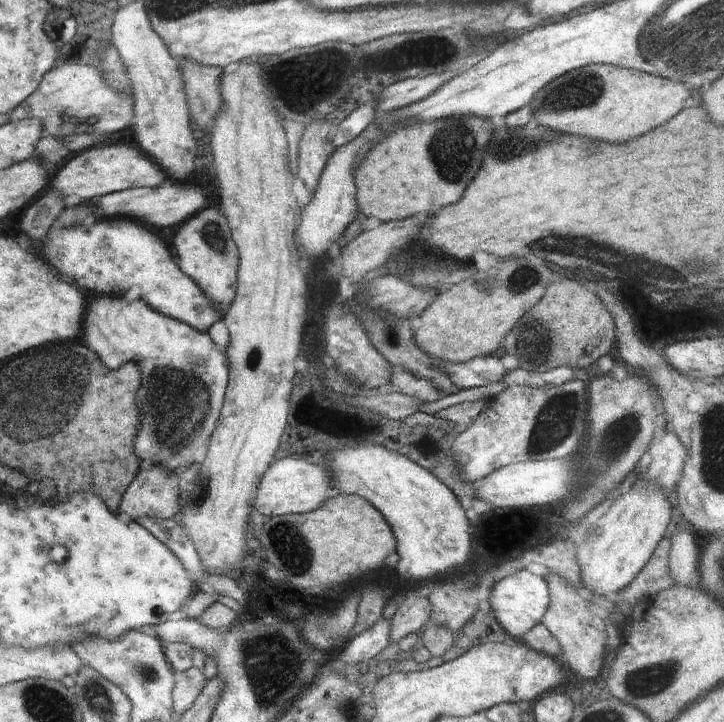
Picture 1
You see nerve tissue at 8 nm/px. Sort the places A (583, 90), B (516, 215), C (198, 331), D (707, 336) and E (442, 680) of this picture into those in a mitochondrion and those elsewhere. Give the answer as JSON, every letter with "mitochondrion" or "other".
{"A":"mitochondrion","B":"other","C":"other","D":"other","E":"other"}

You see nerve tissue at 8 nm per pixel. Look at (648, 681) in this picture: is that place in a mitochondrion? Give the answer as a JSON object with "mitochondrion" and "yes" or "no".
{"mitochondrion":"yes"}

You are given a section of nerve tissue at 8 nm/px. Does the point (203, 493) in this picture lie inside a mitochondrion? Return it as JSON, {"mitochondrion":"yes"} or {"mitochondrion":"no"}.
{"mitochondrion":"yes"}

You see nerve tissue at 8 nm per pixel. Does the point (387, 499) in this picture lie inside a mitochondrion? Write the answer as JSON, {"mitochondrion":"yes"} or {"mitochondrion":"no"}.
{"mitochondrion":"no"}

